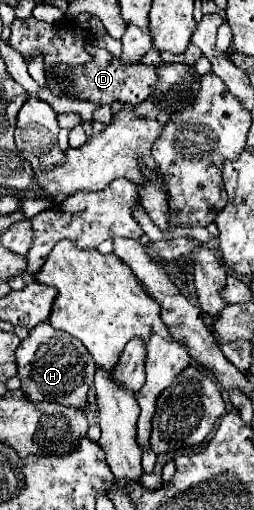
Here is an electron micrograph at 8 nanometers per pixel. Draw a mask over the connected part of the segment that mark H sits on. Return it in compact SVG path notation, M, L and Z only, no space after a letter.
M40 323L30 331L30 337L16 349L18 375L22 379L22 391L30 401L54 401L66 407L80 407L80 385L92 383L96 363L88 357L88 351L72 335L54 329L50 323Z

